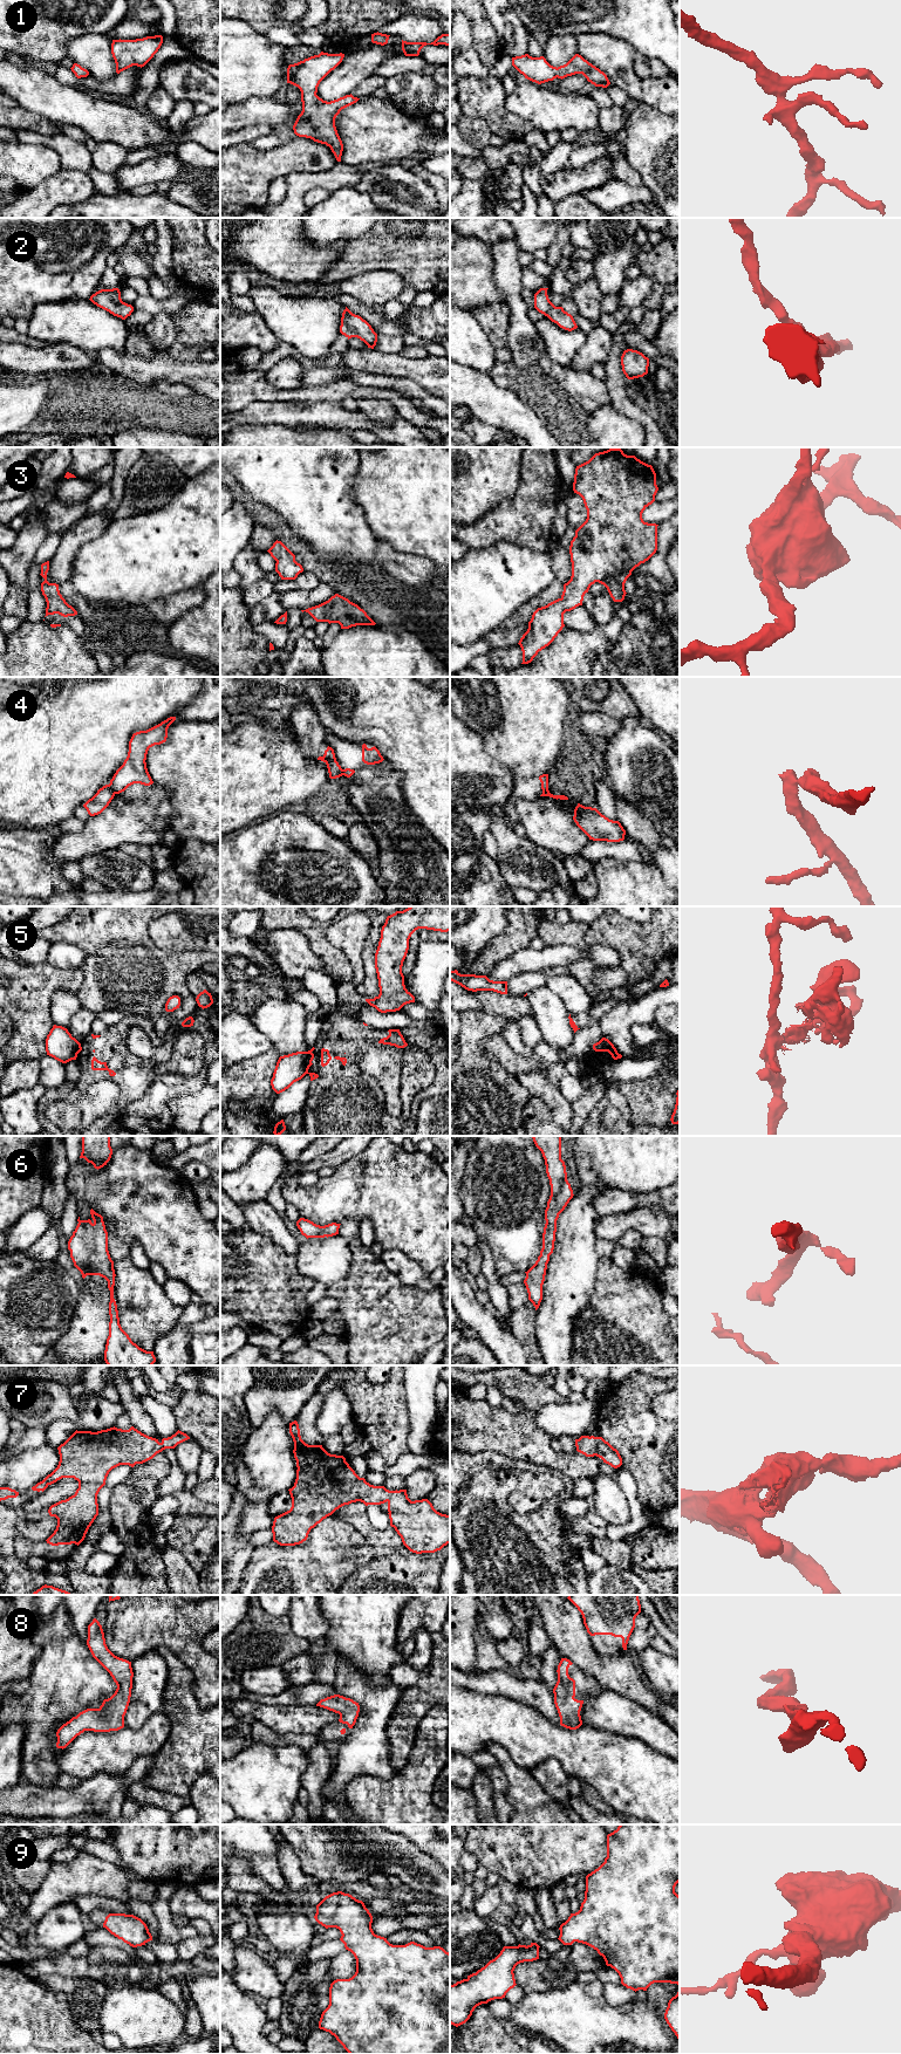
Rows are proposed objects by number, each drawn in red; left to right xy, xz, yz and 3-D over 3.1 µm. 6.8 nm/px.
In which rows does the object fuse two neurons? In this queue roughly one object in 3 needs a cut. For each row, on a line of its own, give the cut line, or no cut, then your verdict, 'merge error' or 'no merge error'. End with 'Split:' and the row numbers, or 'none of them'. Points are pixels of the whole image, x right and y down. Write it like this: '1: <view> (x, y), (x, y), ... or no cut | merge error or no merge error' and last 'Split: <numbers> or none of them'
1: no cut | no merge error
2: no cut | no merge error
3: no cut | no merge error
4: xy (109, 784), (115, 793) | merge error
5: xz (308, 1052), (307, 1068) | merge error
6: no cut | no merge error
7: no cut | no merge error
8: no cut | no merge error
9: no cut | no merge error
Split: 4, 5

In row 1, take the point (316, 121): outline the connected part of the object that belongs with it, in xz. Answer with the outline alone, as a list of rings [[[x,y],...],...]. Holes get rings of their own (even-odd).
[[[321,52],[287,68],[287,83],[300,89],[302,102],[302,111],[293,125],[294,133],[326,144],[337,162],[341,162],[343,144],[335,126],[335,118],[342,109],[360,98],[350,94],[327,102],[316,93],[320,82],[342,62],[343,57],[342,53]]]

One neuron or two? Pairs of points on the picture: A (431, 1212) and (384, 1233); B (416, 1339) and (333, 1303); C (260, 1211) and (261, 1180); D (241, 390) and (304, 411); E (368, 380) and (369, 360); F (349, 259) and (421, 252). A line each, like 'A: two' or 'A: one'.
A: one
B: two
C: two
D: two
E: two
F: one

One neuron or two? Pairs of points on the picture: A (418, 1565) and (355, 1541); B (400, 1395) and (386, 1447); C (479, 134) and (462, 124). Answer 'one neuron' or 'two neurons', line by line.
A: two neurons
B: one neuron
C: one neuron

